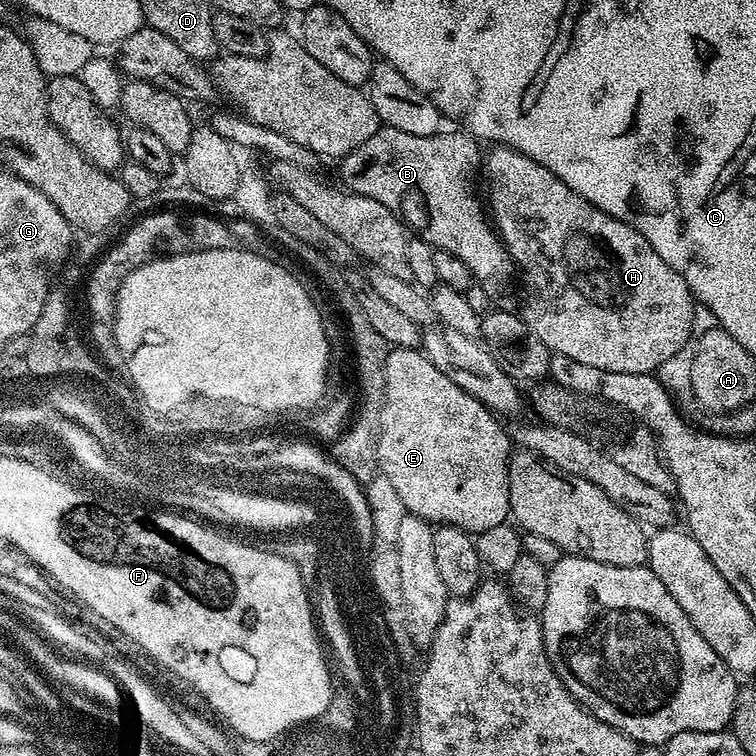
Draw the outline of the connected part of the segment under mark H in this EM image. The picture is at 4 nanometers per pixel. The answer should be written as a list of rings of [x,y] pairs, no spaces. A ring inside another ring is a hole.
[[[492,146],[489,149],[489,152],[488,149],[486,152],[486,176],[488,172],[486,204],[490,209],[495,231],[510,254],[513,265],[518,269],[518,284],[524,287],[524,301],[521,302],[520,308],[518,307],[518,314],[526,322],[526,326],[530,326],[530,330],[534,334],[538,334],[538,338],[542,338],[549,353],[574,358],[574,362],[586,362],[586,366],[598,366],[598,370],[614,370],[622,374],[642,374],[643,372],[655,373],[656,368],[662,367],[663,364],[665,367],[678,353],[685,351],[694,336],[692,327],[696,324],[698,305],[693,300],[692,292],[686,286],[686,282],[677,272],[670,270],[670,266],[666,266],[666,262],[662,262],[662,257],[654,250],[654,246],[650,246],[650,242],[646,242],[646,238],[642,238],[642,234],[638,234],[638,230],[634,230],[626,222],[598,210],[598,206],[594,206],[590,202],[586,202],[586,198],[574,194],[574,190],[570,190],[570,186],[566,186],[566,182],[562,182],[562,178],[550,174],[550,170],[546,170],[546,166],[534,162],[534,158],[513,148]]]

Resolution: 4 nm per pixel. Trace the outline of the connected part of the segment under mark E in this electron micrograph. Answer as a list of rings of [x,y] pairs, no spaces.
[[[392,348],[388,353],[384,363],[384,373],[386,374],[386,406],[382,410],[382,430],[377,440],[378,462],[380,463],[379,475],[390,478],[390,483],[394,485],[394,490],[402,497],[402,506],[405,513],[427,520],[433,526],[449,524],[455,528],[461,528],[469,534],[479,534],[492,529],[493,526],[505,523],[509,519],[508,503],[510,502],[510,486],[508,485],[508,458],[514,451],[513,441],[504,433],[504,428],[499,424],[497,413],[487,408],[478,398],[466,394],[434,362],[430,362],[424,357],[423,351],[415,348]]]

